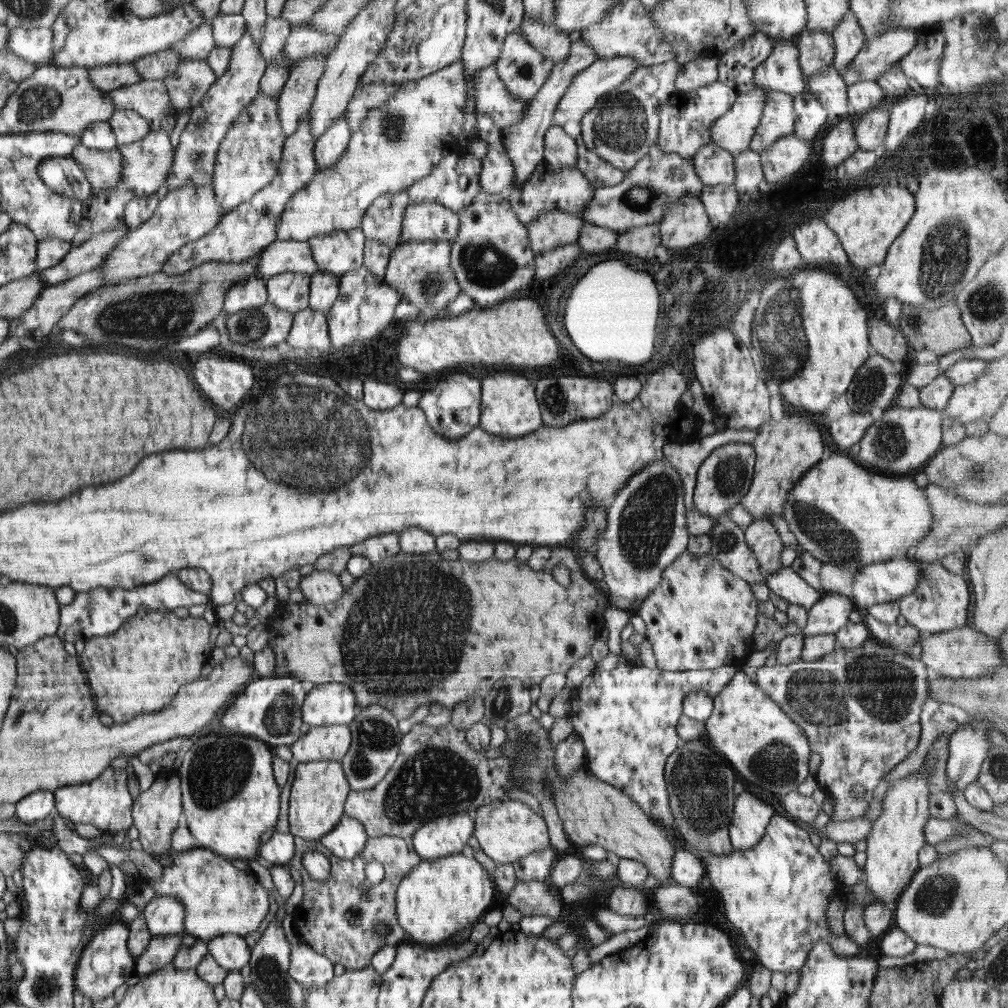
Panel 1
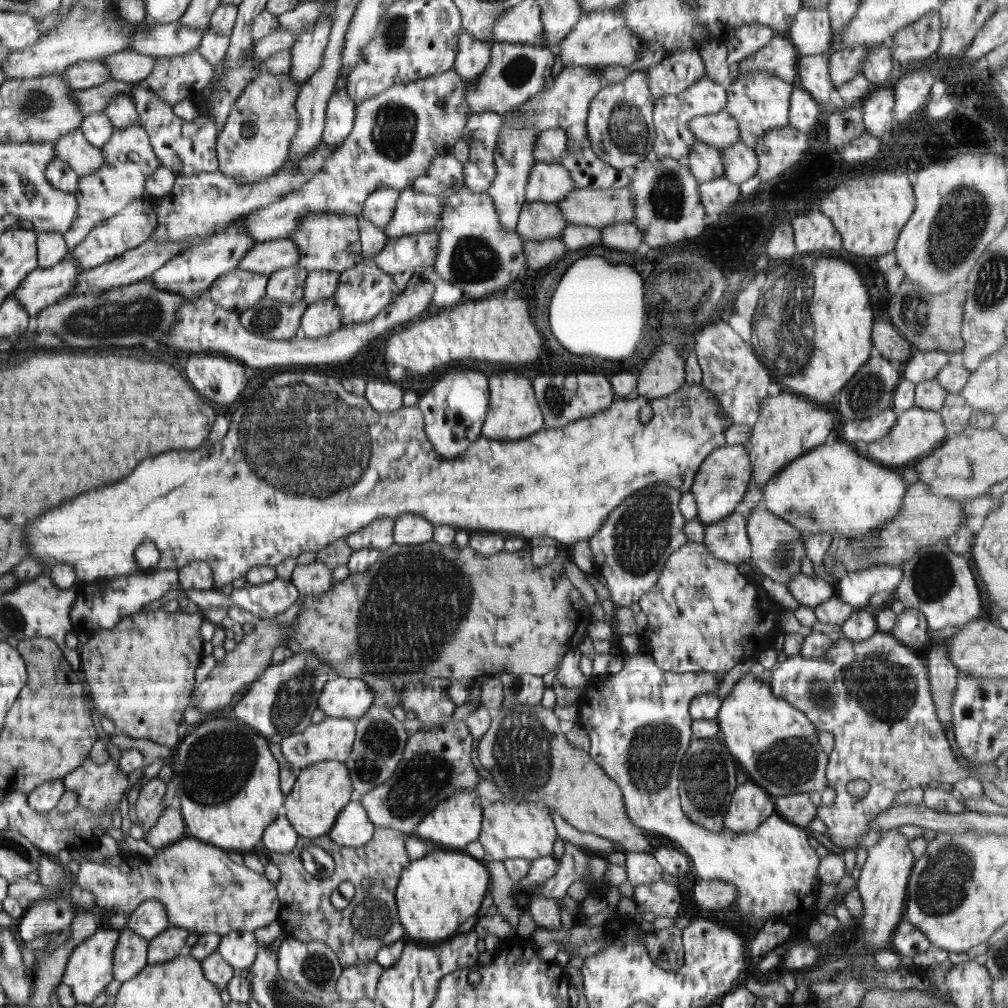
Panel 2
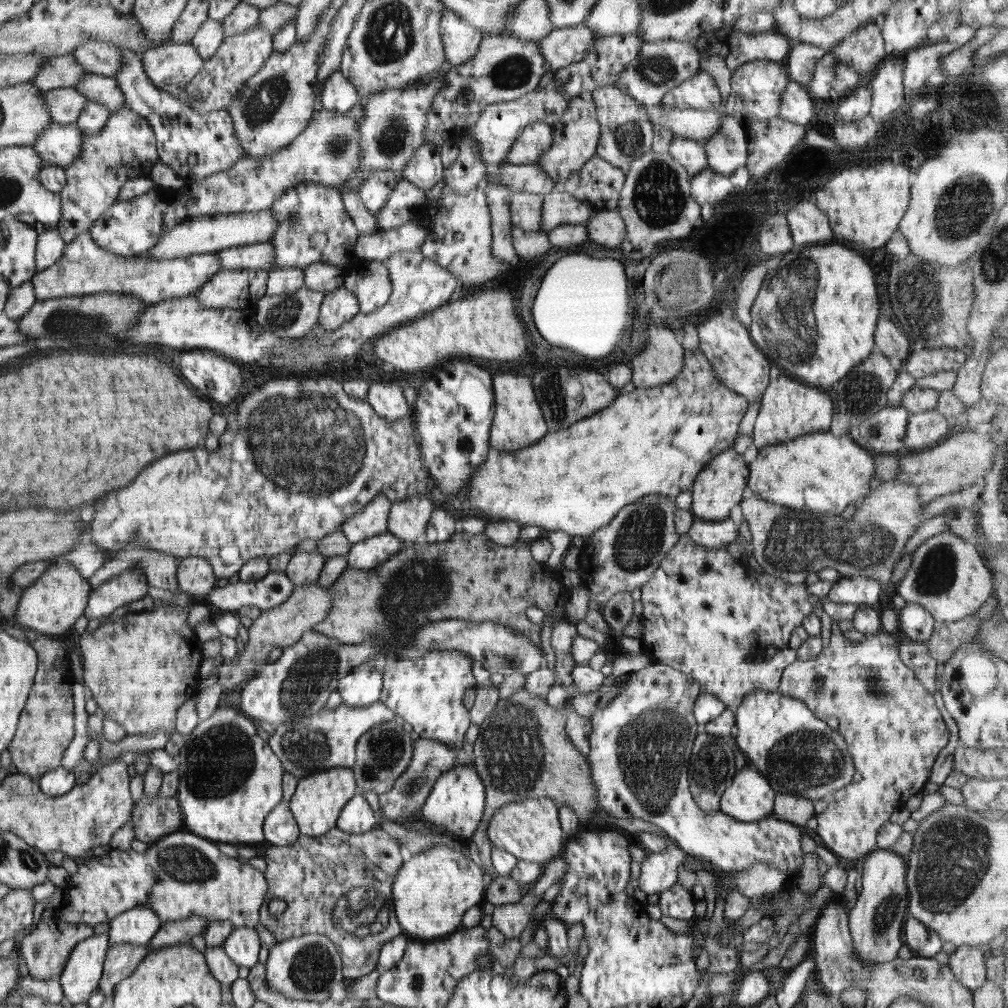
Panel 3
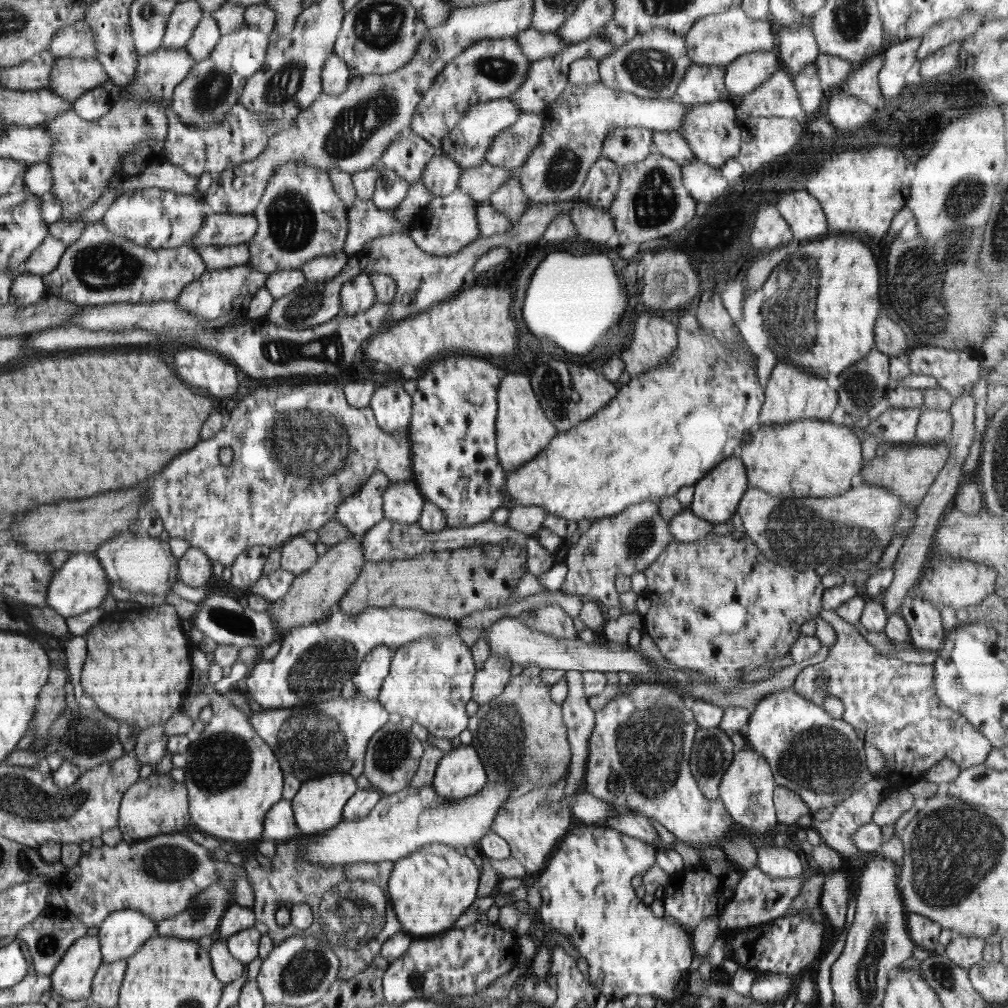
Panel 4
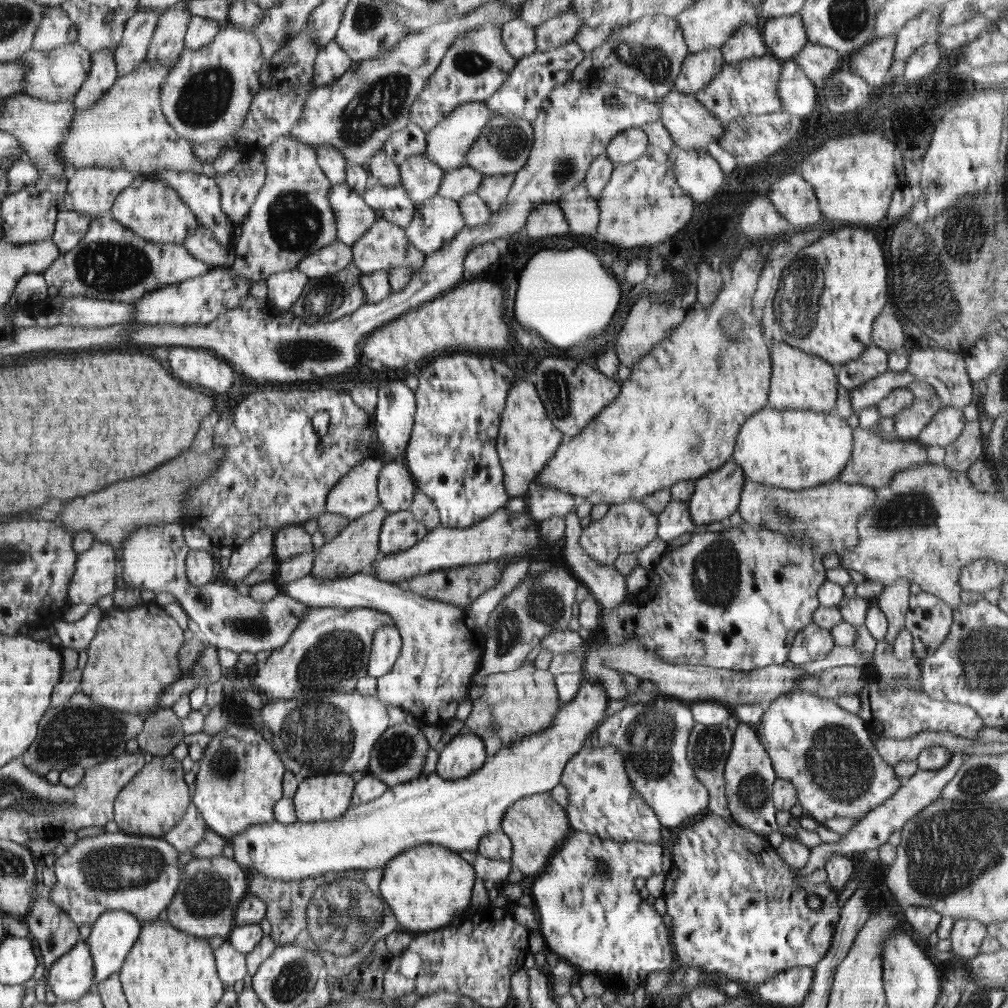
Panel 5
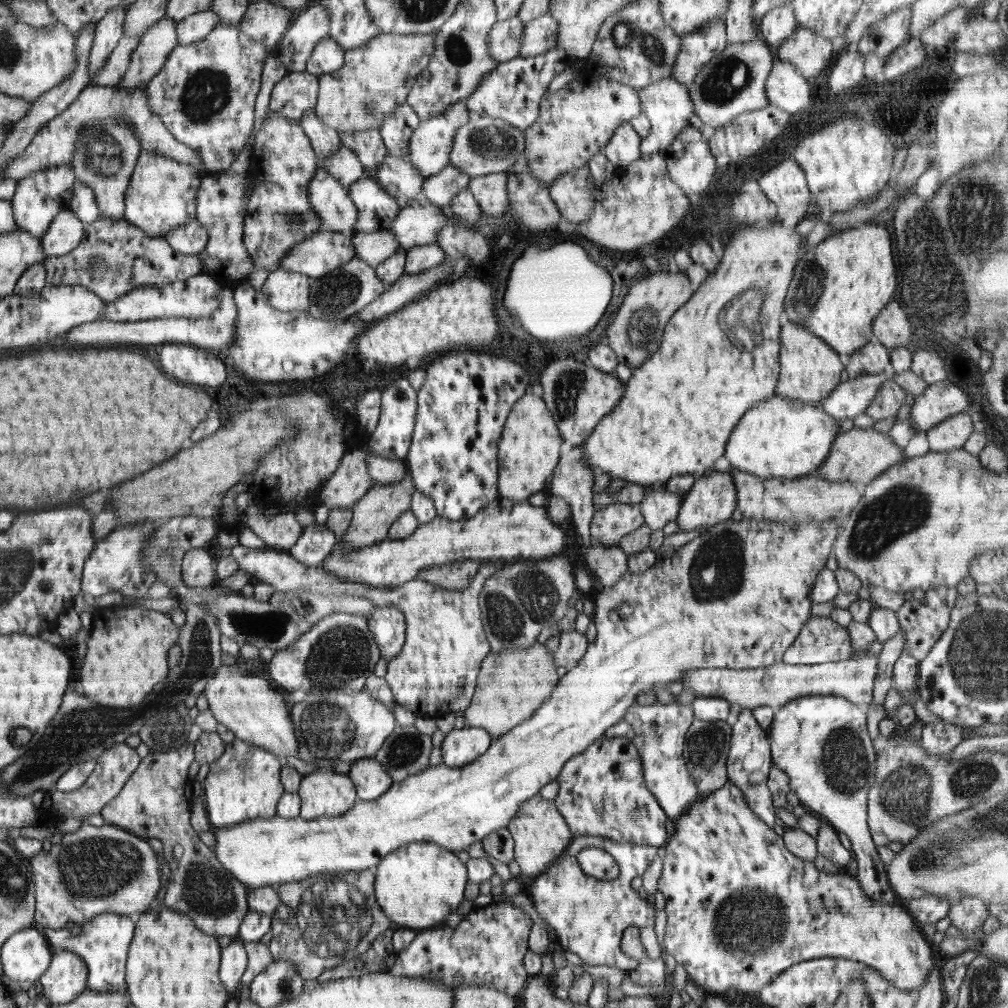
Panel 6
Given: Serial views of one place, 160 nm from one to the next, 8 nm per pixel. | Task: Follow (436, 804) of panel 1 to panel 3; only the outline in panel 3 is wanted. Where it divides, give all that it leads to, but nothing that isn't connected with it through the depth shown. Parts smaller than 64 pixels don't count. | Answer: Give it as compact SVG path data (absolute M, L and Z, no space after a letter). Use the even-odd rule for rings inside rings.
M418 737L413 741L413 753L406 770L396 779L393 787L384 794L379 794L380 810L386 820L398 823L406 821L409 816L417 814L423 807L436 781L456 764L456 752L458 748L446 743Z

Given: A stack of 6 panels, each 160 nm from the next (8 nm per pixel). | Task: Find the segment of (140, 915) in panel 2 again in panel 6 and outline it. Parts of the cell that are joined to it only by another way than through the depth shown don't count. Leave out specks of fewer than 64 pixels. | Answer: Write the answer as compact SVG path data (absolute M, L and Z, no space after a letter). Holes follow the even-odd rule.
M103 913L83 924L80 934L67 934L64 928L43 928L50 944L60 951L79 954L89 964L89 988L92 992L120 992L126 990L125 966L128 964L129 948L136 933L136 921L128 915Z

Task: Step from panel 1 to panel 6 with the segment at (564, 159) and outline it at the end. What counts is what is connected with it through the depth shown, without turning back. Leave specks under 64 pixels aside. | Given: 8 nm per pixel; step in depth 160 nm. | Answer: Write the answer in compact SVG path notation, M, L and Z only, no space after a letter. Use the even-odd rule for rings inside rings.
M473 116L456 133L450 153L450 165L470 178L490 173L511 173L514 163L525 152L525 131L509 125L505 120L484 116Z

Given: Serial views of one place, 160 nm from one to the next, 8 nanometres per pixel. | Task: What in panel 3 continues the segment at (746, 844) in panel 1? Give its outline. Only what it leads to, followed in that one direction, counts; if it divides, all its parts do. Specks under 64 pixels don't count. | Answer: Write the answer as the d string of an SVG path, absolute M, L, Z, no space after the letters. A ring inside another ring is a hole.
M748 764L722 792L719 810L740 822L756 822L772 817L775 795L770 783Z

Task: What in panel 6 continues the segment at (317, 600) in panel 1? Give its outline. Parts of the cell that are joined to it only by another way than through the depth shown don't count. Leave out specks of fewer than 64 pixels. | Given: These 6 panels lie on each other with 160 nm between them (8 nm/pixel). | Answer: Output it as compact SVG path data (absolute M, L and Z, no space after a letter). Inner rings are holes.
M254 513L246 526L262 538L267 548L289 551L303 533L303 527L296 521L295 513L263 515Z

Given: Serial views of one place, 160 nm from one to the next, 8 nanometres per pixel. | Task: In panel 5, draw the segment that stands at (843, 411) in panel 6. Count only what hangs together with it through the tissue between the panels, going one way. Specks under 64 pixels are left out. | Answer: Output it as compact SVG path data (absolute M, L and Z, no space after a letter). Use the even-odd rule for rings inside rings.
M888 370L886 373L856 387L850 391L852 412L858 415L865 408L878 405L892 390L905 388L914 382L915 378L907 371L896 372Z

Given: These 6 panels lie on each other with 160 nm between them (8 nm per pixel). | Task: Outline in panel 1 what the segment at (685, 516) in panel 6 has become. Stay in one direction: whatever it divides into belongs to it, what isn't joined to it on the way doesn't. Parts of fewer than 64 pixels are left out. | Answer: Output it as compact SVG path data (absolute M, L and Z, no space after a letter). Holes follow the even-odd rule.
M732 442L718 446L699 466L694 491L694 506L704 516L718 520L739 504L753 479L755 451L748 443Z

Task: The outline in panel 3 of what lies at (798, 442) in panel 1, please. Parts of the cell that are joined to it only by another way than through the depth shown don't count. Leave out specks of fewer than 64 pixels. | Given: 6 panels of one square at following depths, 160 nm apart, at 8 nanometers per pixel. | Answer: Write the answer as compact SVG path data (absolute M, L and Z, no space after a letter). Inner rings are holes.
M781 373L776 382L769 382L761 397L759 414L753 428L754 446L760 450L766 446L794 441L794 437L808 433L827 432L833 421L834 410L835 405L828 391L808 387Z

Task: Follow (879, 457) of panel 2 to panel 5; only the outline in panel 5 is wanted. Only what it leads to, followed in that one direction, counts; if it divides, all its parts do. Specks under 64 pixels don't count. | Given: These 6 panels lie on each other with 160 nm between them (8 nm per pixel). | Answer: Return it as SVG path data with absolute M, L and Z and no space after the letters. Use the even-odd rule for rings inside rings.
M942 407L920 432L916 441L926 447L938 445L946 448L962 434L965 422L963 410Z

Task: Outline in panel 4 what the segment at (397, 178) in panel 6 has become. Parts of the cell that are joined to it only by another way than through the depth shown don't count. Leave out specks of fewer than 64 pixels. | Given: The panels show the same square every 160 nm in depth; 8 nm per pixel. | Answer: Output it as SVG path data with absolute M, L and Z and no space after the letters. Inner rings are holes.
M438 153L428 161L420 181L436 197L444 197L459 188L463 169L452 157Z

